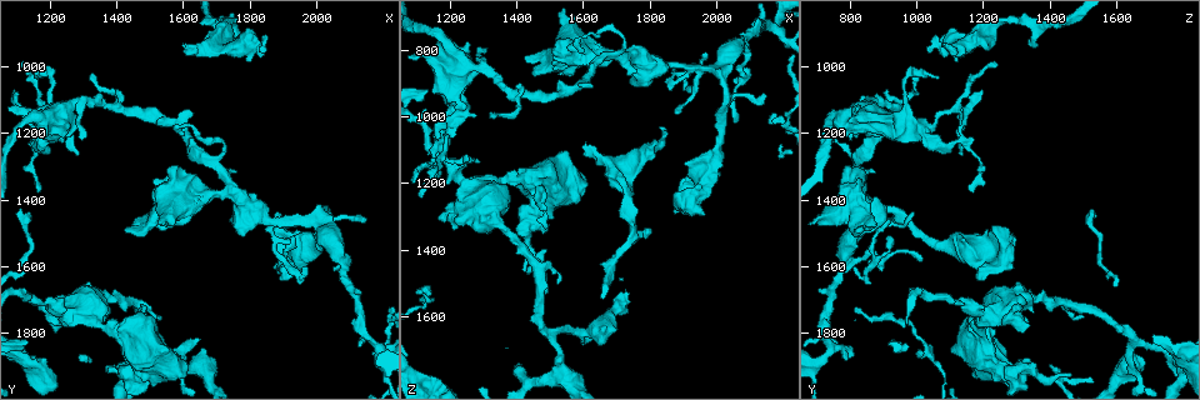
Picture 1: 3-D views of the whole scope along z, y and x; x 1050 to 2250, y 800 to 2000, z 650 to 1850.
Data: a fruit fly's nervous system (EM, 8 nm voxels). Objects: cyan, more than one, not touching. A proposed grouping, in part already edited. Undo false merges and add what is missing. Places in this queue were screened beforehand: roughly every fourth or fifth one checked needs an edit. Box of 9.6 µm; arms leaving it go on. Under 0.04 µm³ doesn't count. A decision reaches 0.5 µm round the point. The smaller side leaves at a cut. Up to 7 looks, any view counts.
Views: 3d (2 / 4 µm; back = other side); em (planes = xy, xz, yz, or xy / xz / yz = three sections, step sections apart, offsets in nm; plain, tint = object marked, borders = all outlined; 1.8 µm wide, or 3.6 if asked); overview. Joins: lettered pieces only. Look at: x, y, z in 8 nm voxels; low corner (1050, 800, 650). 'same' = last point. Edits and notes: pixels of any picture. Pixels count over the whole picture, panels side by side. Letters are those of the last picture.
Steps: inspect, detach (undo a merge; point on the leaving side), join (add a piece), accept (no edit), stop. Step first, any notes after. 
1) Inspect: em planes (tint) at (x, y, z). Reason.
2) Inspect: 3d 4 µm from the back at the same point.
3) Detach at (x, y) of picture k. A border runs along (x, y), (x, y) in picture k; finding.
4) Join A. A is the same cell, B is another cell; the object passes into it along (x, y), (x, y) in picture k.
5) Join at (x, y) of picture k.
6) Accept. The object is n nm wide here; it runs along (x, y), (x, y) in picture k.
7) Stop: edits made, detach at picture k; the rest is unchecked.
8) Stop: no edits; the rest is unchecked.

Inspect: 3d 4 µm at (1800, 930, 1340). Branch stops here.

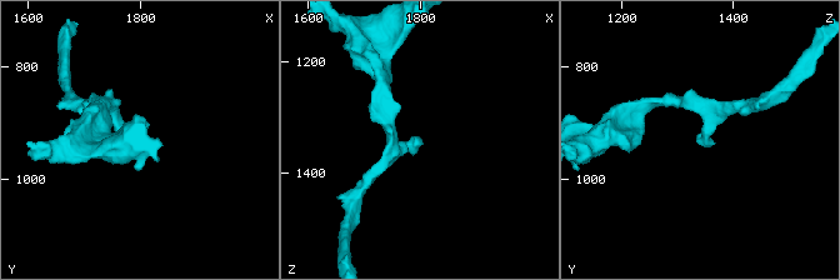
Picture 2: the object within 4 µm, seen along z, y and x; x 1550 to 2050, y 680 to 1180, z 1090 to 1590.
Inspect: em planes (borders) at (1805, 920, 1345). Shape alone is not enough.

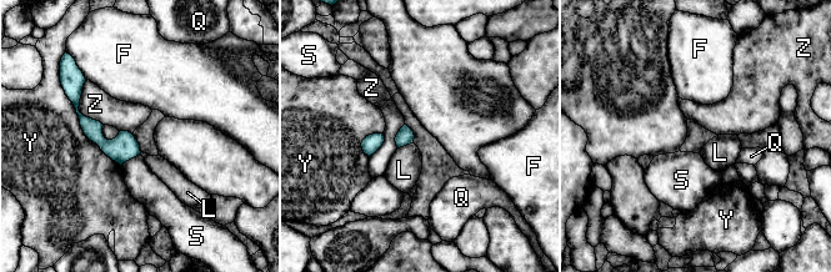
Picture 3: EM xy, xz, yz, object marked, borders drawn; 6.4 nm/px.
Accept. The longest contact is with Y, 600 nm; F, L, Q, S, Y and Z are other cells; no lettered piece goes on from it.

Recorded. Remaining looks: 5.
Inspect: em planes (borders) at (1600, 930, 1070). Free end.

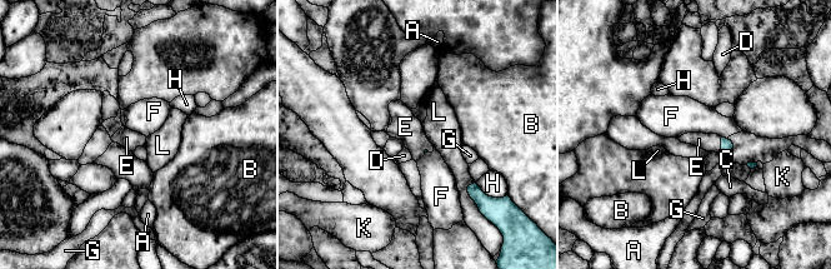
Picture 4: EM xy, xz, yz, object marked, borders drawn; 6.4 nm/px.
Join E. E is the same cell, A, B, C, D, F, G, H, K and L are other cells; the object passes into it along (726, 144), (721, 145), (707, 142) in picture 4; it goes on there.

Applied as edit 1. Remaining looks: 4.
Inspect: 3d 4 µm at (1510, 1340, 820). Branch stops here.

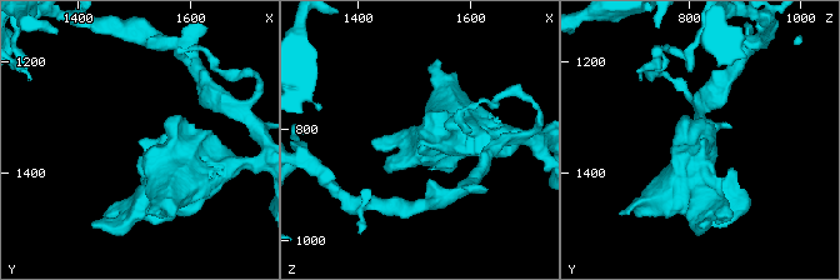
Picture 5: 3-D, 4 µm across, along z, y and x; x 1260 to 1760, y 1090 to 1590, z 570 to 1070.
Inspect: em 3.6 µm yz step 16 (borders) at (1505, 1345, 815). Need the tissue.

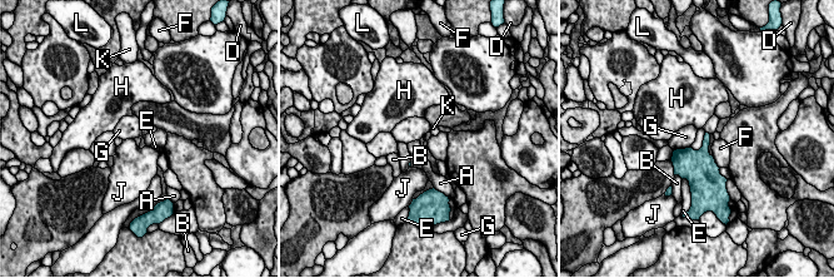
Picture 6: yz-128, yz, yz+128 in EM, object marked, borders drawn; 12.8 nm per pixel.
Accept. A, B, D, E, F, G, H, J, K and L are other cells; a border runs along (689, 147), (674, 150) in picture 6; none of them fits.

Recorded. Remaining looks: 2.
Stop: edits made, join at picture 4; the rest is unchecked.

